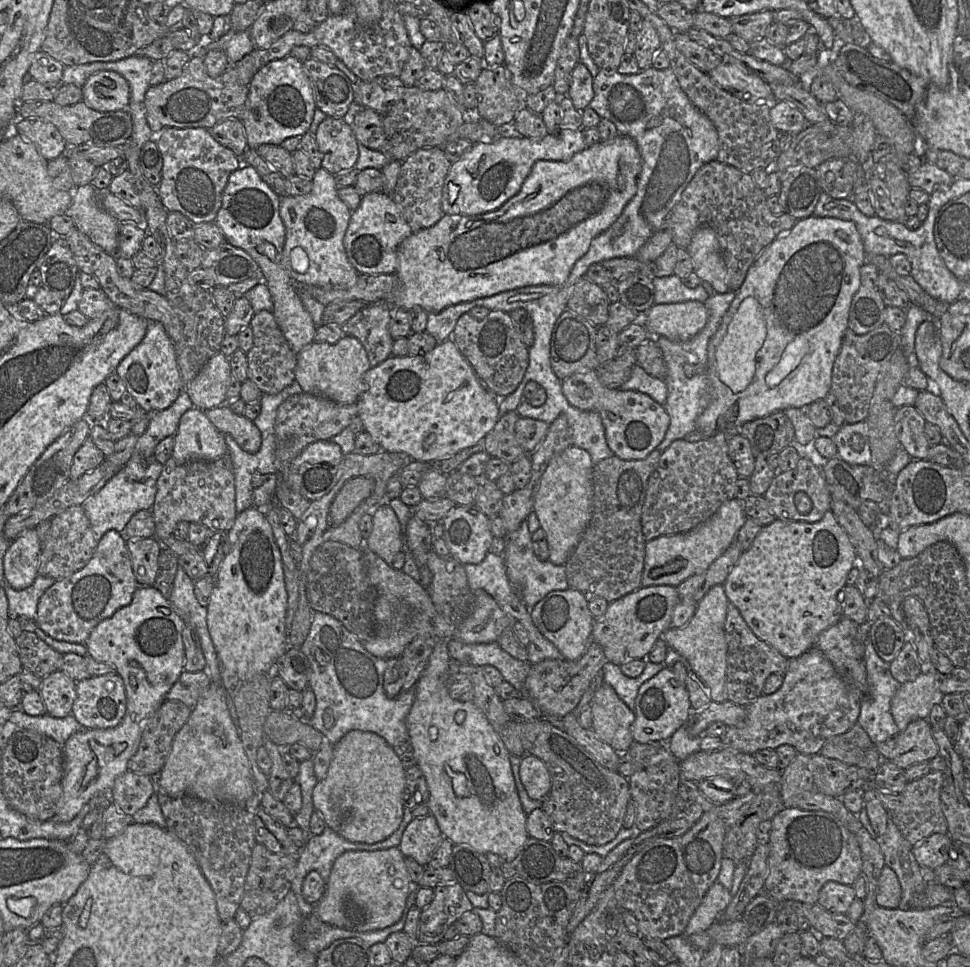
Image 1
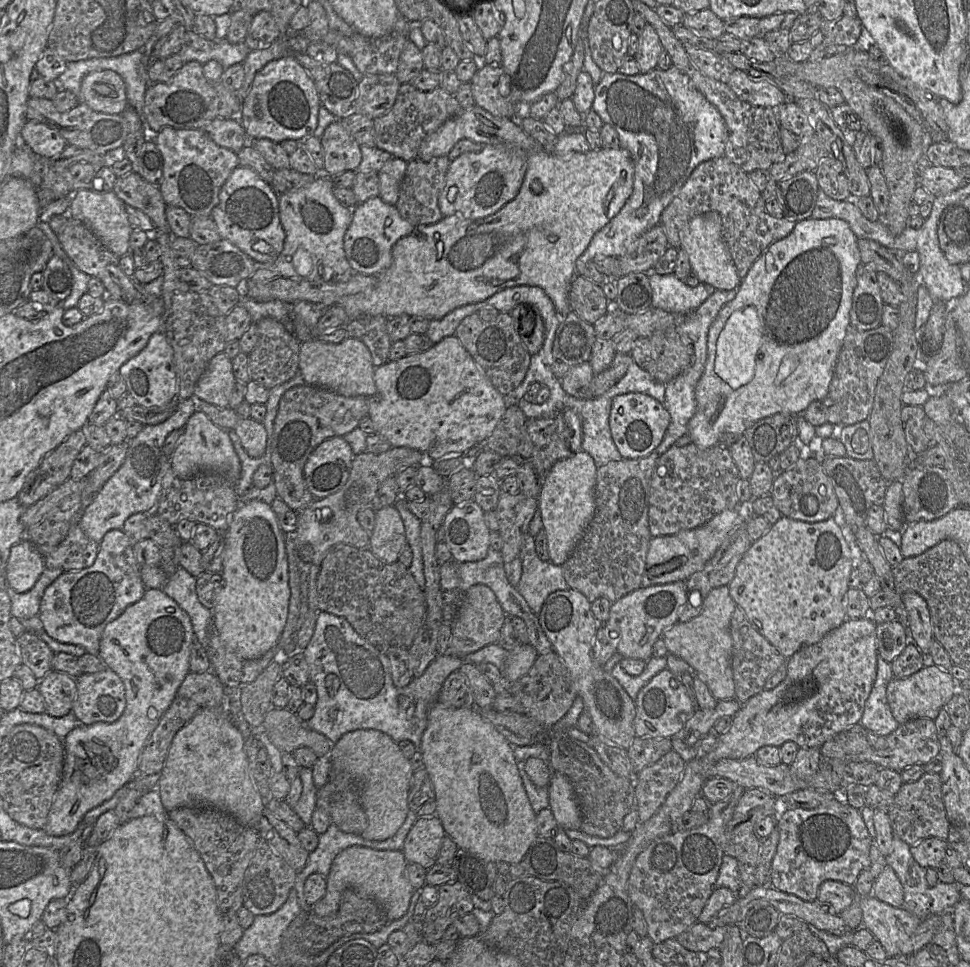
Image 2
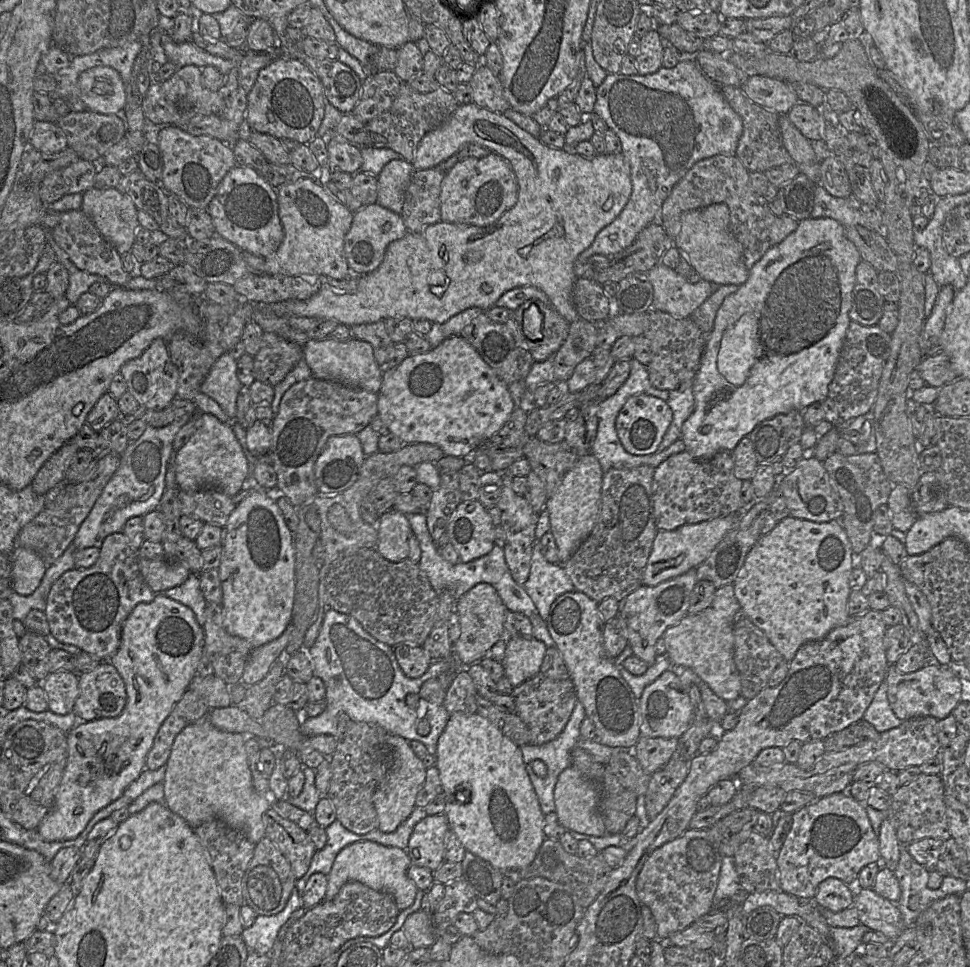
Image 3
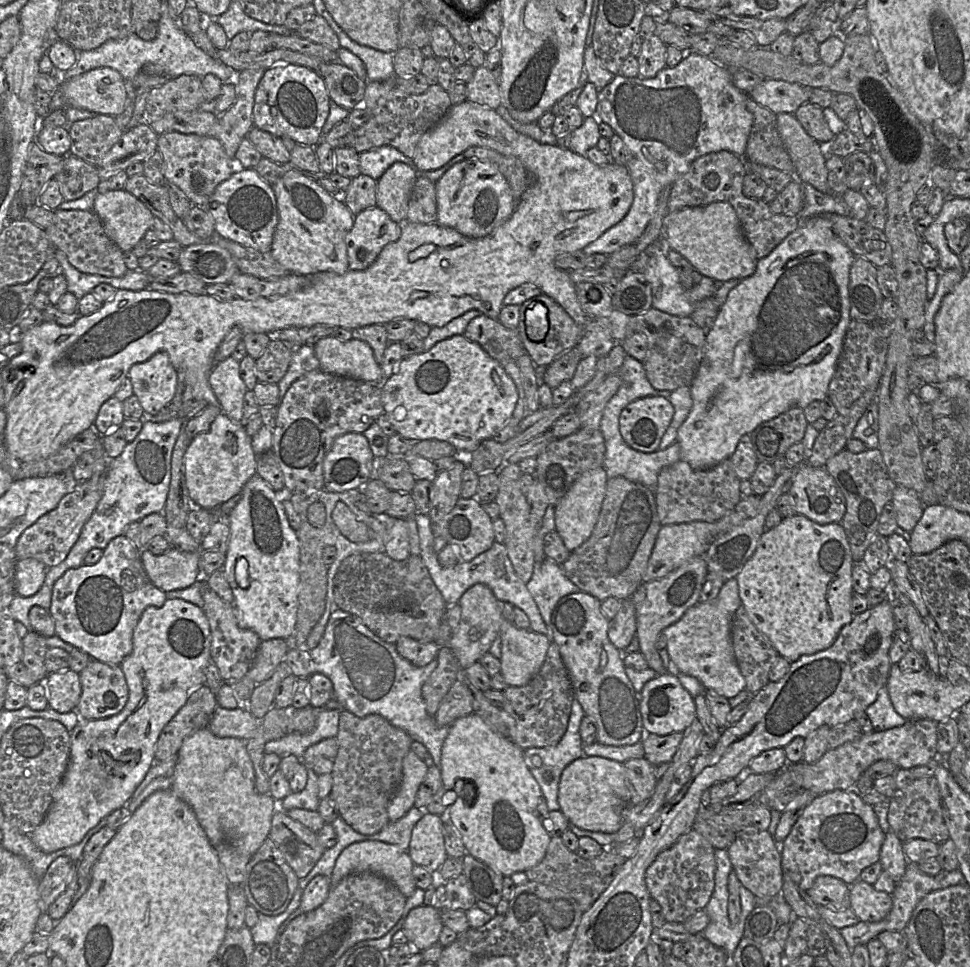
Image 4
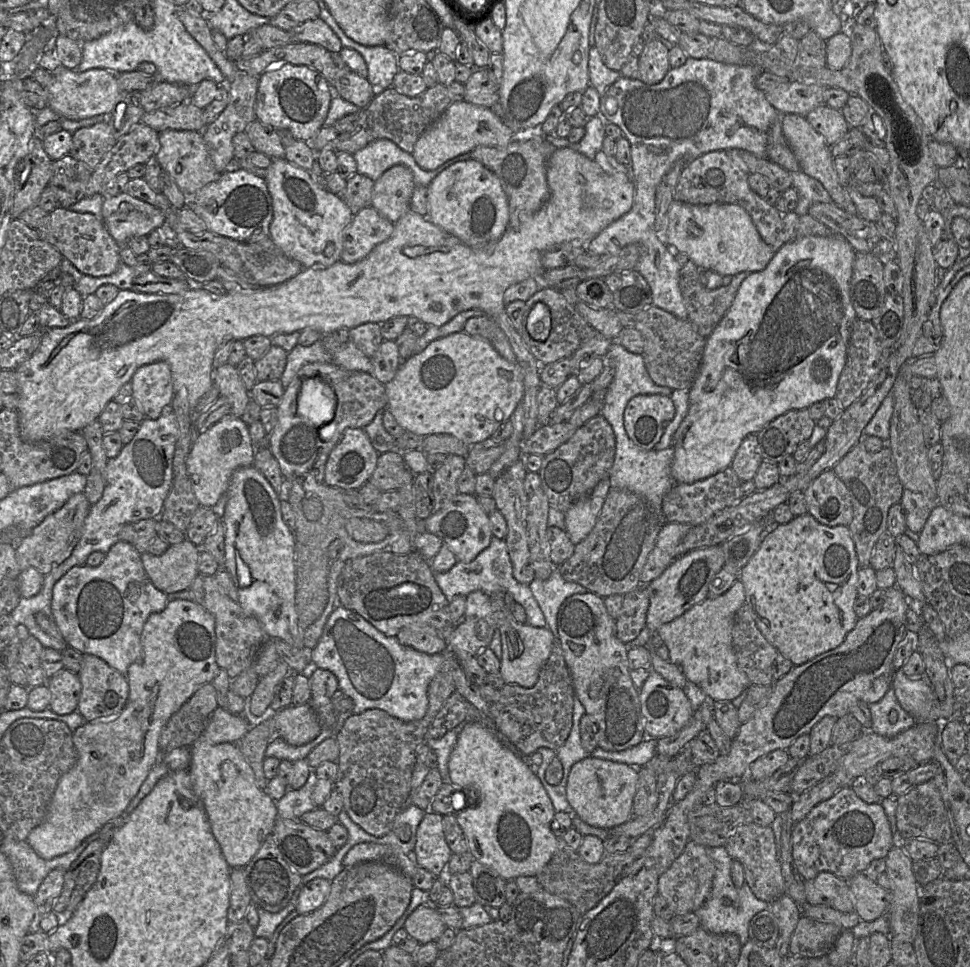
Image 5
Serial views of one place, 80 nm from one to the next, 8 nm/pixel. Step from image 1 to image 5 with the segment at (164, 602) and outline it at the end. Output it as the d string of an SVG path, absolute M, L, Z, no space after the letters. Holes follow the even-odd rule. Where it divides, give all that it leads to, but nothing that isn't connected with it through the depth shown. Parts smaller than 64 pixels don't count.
M170 600L162 612L151 614L144 624L141 643L143 660L128 667L126 678L129 696L120 714L85 722L72 732L77 760L58 781L44 820L29 833L26 840L36 854L45 860L73 851L108 821L126 812L130 801L160 759L159 739L166 722L202 685L212 683L219 672L215 618L192 600Z

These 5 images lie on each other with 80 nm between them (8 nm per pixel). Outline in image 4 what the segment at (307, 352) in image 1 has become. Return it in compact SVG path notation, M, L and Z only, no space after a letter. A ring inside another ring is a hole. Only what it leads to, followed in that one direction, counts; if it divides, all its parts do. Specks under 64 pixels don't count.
M328 336L316 342L313 348L324 372L364 382L384 381L372 348L362 340L340 341Z

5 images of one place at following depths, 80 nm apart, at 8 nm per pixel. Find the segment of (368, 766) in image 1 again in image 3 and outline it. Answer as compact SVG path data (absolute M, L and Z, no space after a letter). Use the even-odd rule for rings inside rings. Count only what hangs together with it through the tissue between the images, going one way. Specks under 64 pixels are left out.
M387 734L387 745L392 749L393 763L390 772L373 795L373 804L378 818L377 829L384 833L392 833L414 809L416 795L425 781L426 768L412 751L408 740Z

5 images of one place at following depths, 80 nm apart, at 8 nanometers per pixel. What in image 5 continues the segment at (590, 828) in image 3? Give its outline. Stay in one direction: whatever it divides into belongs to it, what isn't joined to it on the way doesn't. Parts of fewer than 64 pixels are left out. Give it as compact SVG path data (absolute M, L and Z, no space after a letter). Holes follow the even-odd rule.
M587 756L575 763L569 772L567 800L582 821L609 830L625 823L633 813L638 778L638 770L630 765Z

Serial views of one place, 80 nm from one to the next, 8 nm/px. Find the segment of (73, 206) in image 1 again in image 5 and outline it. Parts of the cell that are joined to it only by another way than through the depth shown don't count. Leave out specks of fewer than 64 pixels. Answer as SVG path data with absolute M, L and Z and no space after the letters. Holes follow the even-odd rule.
M126 191L104 198L102 216L109 234L121 246L133 237L147 236L166 220L162 210Z

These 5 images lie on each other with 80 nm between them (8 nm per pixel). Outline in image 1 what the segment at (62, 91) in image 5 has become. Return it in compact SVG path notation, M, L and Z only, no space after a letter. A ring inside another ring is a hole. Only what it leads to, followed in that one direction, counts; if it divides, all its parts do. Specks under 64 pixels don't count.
M103 70L90 75L82 89L82 100L91 109L110 112L128 108L130 87L123 76Z

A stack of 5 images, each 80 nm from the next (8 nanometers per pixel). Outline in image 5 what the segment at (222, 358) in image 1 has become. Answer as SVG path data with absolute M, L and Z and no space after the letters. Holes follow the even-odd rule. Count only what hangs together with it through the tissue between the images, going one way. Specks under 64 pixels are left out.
M225 363L213 369L213 383L218 387L220 396L228 399L231 405L231 413L241 418L252 397L246 389L237 367Z

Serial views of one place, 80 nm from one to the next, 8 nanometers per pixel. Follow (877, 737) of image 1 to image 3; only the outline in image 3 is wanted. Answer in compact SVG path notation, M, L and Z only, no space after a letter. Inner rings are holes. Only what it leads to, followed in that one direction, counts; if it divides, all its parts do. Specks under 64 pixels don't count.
M885 679L877 689L870 705L863 715L863 719L871 723L879 733L902 724L903 720L895 715L888 701L887 682Z

